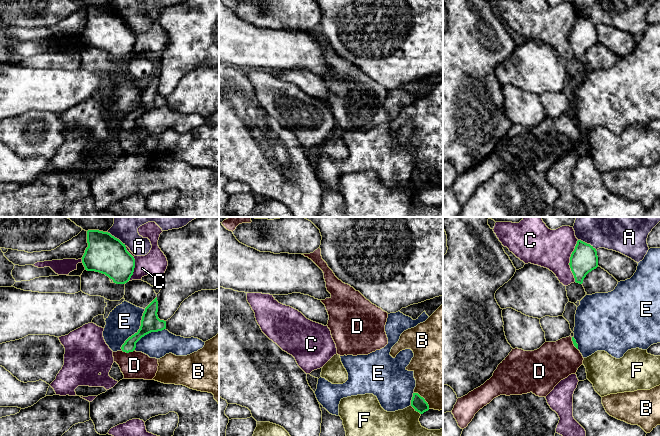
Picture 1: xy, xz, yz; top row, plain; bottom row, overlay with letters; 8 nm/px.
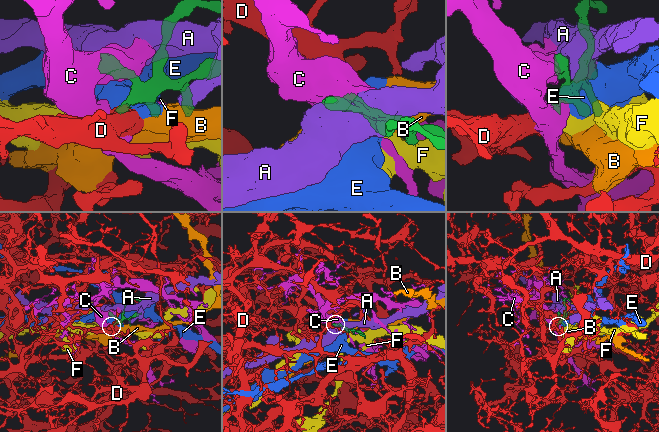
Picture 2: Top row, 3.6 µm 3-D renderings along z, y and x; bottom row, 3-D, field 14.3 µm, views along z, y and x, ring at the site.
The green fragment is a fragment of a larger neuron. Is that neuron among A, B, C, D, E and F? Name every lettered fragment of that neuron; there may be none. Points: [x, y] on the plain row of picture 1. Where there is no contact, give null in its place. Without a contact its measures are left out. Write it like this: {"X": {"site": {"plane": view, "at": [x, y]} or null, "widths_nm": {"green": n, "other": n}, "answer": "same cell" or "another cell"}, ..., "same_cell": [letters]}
{"A": {"site": {"plane": "xy", "at": [116, 14]}, "widths_nm": {"green": 300, "other": 160}, "answer": "another cell"}, "B": {"site": {"plane": "xz", "at": [424, 175]}, "widths_nm": {"green": 110, "other": 440}, "answer": "another cell"}, "C": {"site": {"plane": "yz", "at": [570, 37]}, "widths_nm": {"green": 220, "other": 320}, "answer": "another cell"}, "D": {"site": {"plane": "xy", "at": [128, 128]}, "widths_nm": {"green": 100, "other": 220}, "answer": "same cell"}, "E": {"site": {"plane": "xy", "at": [138, 107]}, "widths_nm": {"green": 150, "other": 260}, "answer": "another cell"}, "F": {"site": {"plane": "xz", "at": [416, 186]}, "widths_nm": {"green": 110, "other": 400}, "answer": "another cell"}, "same_cell": ["D"]}

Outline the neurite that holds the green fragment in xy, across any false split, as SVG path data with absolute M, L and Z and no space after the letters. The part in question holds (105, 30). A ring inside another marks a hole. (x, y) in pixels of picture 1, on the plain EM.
M87 7L88 23L82 33L87 47L105 50L116 60L127 59L133 51L135 35L125 20L108 8Z

